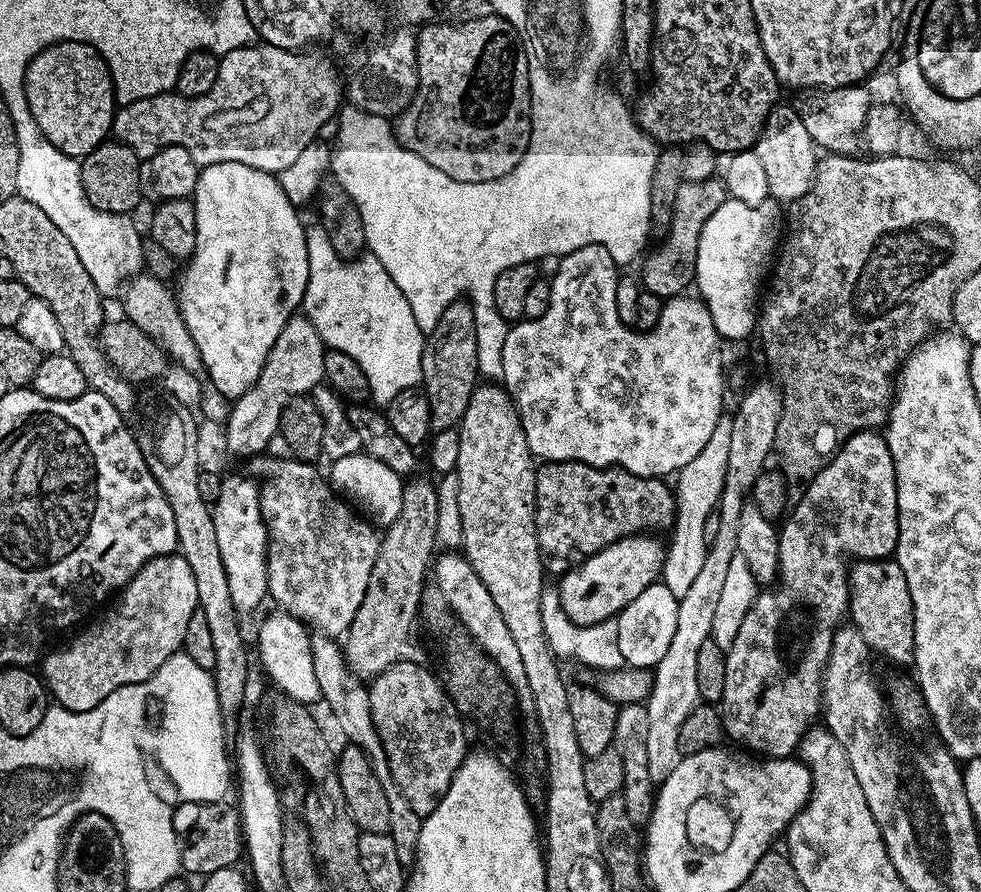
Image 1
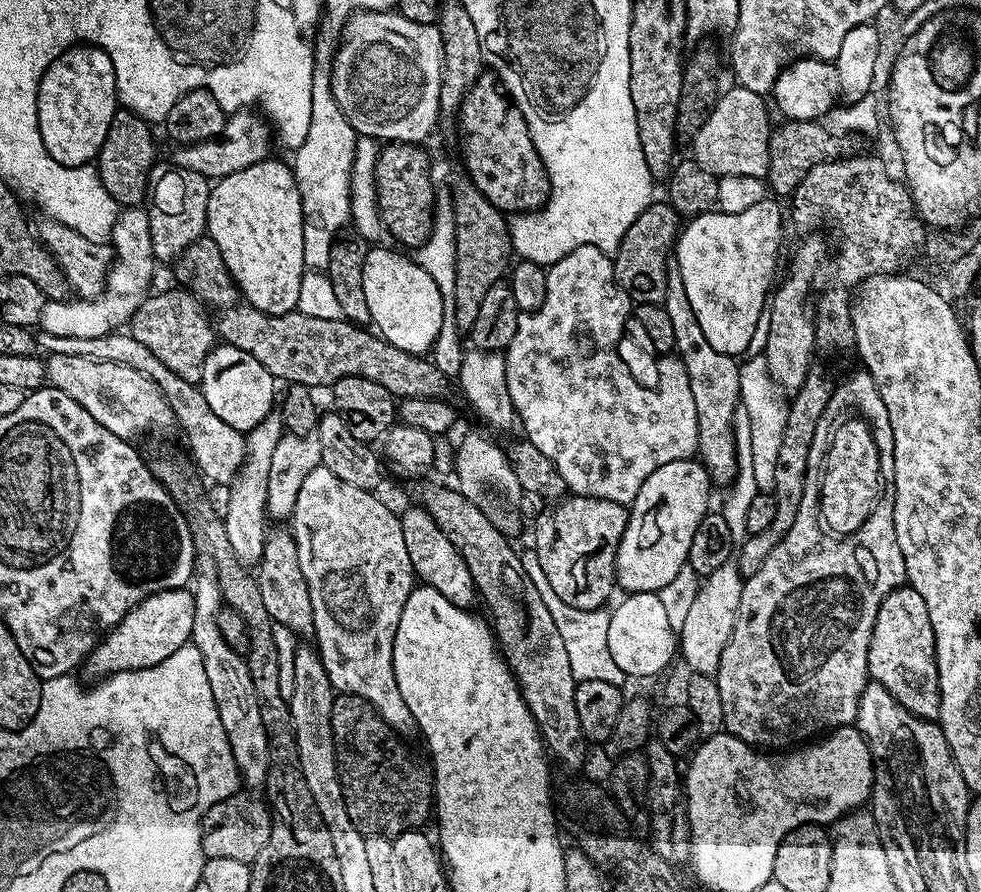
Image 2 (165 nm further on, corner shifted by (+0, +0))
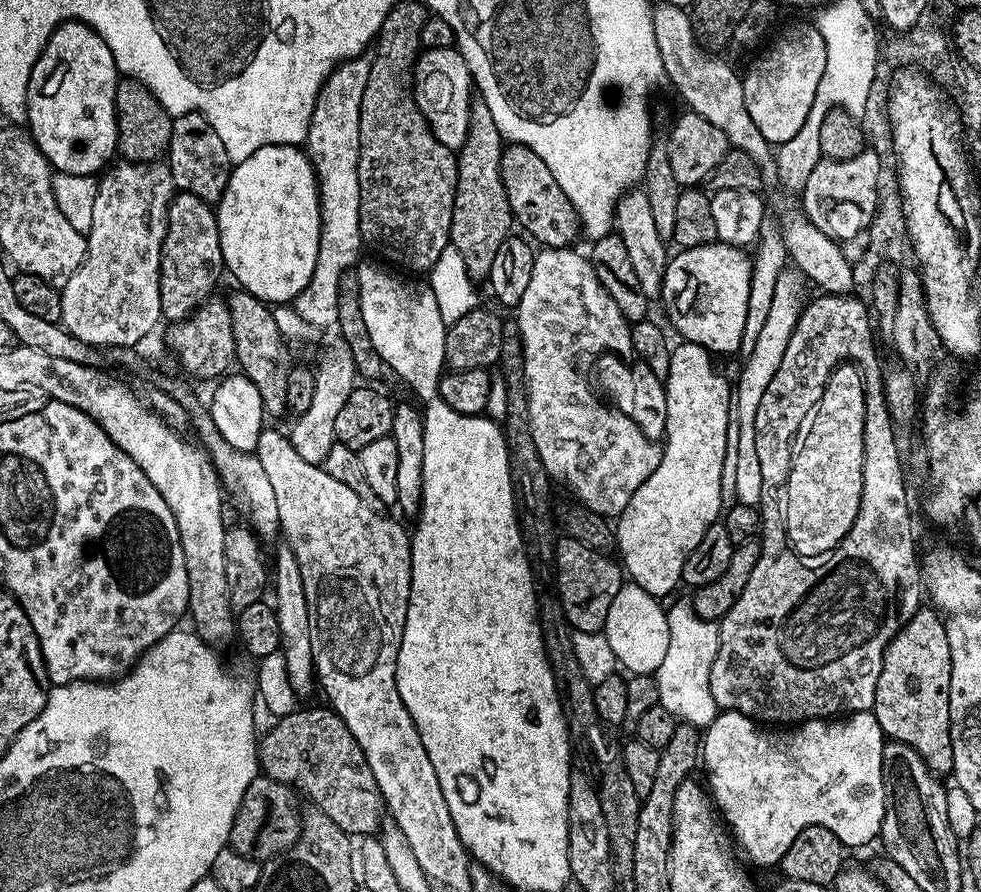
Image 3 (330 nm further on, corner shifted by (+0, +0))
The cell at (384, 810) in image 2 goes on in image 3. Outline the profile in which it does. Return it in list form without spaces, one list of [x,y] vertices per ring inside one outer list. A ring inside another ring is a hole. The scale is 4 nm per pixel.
[[[323,707],[304,711],[301,709],[279,717],[274,722],[276,724],[265,737],[264,735],[261,737],[257,745],[257,760],[260,763],[260,769],[263,775],[270,777],[271,780],[294,787],[299,793],[304,792],[312,800],[310,802],[320,808],[349,837],[371,837],[383,825],[382,818],[384,819],[386,812],[383,796],[377,790],[373,771],[366,764],[365,755],[358,746],[357,740],[350,734],[349,728],[331,707]]]

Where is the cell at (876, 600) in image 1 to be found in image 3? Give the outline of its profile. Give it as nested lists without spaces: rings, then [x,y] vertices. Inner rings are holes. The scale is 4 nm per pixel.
[[[921,606],[889,642],[870,710],[889,741],[897,740],[910,746],[923,758],[931,772],[951,773],[954,750],[950,726],[950,642],[946,638],[946,626],[941,613],[935,607]]]

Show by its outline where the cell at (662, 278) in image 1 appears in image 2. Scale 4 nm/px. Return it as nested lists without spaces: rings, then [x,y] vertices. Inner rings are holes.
[[[667,202],[649,204],[638,218],[634,218],[634,226],[626,230],[618,250],[612,256],[612,269],[618,286],[627,294],[629,301],[636,304],[663,304],[668,285],[668,270],[674,245],[682,229],[682,217]]]

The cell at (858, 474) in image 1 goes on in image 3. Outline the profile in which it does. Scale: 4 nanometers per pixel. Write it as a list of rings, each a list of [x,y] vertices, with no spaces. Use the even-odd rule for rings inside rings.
[[[825,293],[817,295],[818,298],[812,299],[803,307],[802,314],[799,316],[795,330],[790,337],[788,347],[782,358],[782,363],[780,368],[776,371],[774,378],[770,381],[770,385],[766,388],[764,396],[762,396],[762,402],[758,406],[758,412],[756,412],[756,420],[754,426],[754,444],[756,445],[756,453],[758,455],[758,461],[760,463],[760,469],[762,473],[762,482],[768,482],[772,480],[772,468],[788,468],[788,450],[790,450],[790,434],[792,434],[792,426],[796,424],[796,420],[800,420],[800,416],[808,410],[808,396],[810,392],[818,390],[818,384],[826,384],[824,378],[824,372],[828,372],[828,368],[834,364],[834,360],[838,360],[840,356],[846,356],[855,360],[858,365],[858,369],[861,371],[861,376],[864,379],[864,401],[866,402],[866,418],[864,419],[864,465],[862,466],[862,502],[860,503],[860,509],[858,510],[858,518],[854,518],[854,526],[850,526],[850,530],[844,536],[840,536],[839,540],[832,545],[828,545],[825,549],[821,549],[820,552],[806,553],[802,552],[800,548],[796,548],[796,540],[791,538],[790,532],[787,531],[783,534],[783,538],[779,540],[775,534],[771,533],[772,520],[768,518],[762,520],[762,543],[760,545],[760,557],[758,562],[754,566],[754,574],[750,574],[750,582],[746,582],[746,590],[742,590],[742,594],[738,598],[738,602],[734,602],[734,606],[730,606],[730,610],[724,616],[723,620],[719,621],[720,625],[720,645],[718,646],[718,654],[714,658],[714,666],[710,670],[710,694],[714,694],[714,702],[716,703],[717,709],[723,710],[725,712],[740,712],[744,716],[749,716],[752,720],[757,722],[764,722],[763,720],[769,720],[769,725],[772,726],[799,726],[804,723],[805,720],[823,720],[825,718],[836,718],[841,714],[851,714],[854,712],[866,712],[871,709],[872,703],[874,702],[874,694],[876,693],[876,687],[878,686],[878,674],[882,674],[882,666],[884,665],[884,652],[888,649],[888,644],[891,640],[896,637],[896,633],[899,632],[902,625],[905,624],[922,606],[922,564],[918,559],[918,552],[916,556],[916,540],[912,537],[912,512],[908,509],[908,504],[904,499],[907,498],[908,492],[904,489],[904,464],[902,461],[902,453],[898,450],[898,446],[895,445],[895,436],[898,431],[897,425],[894,423],[890,410],[888,409],[888,403],[886,402],[885,392],[884,392],[884,382],[886,379],[885,373],[882,371],[880,373],[880,358],[876,350],[876,344],[874,342],[874,334],[872,332],[872,324],[870,322],[870,312],[866,305],[868,305],[863,299],[852,295],[843,293]]]

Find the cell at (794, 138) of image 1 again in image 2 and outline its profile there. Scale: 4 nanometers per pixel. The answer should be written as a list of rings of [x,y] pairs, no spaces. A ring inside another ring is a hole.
[[[732,86],[716,101],[703,123],[697,136],[690,145],[691,155],[710,170],[715,176],[730,174],[746,174],[747,176],[767,177],[770,150],[768,143],[774,131],[774,123],[768,117],[765,97],[754,94],[754,90],[746,90]]]

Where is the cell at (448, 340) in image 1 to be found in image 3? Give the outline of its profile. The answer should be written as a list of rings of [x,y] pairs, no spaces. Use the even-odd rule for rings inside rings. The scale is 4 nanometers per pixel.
[[[479,98],[473,99],[468,137],[456,157],[457,188],[454,190],[453,224],[450,226],[451,245],[462,256],[466,273],[473,282],[487,281],[498,246],[502,246],[514,228],[514,217],[500,173],[505,147],[506,140],[494,122],[492,108]]]

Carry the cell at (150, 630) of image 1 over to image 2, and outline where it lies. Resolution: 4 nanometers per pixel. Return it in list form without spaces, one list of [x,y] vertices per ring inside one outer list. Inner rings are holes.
[[[187,587],[174,590],[162,590],[158,594],[150,594],[122,622],[101,640],[100,645],[84,659],[82,672],[93,676],[99,682],[105,676],[113,676],[119,672],[142,670],[150,666],[158,666],[174,650],[178,650],[192,639],[194,630],[194,598]]]

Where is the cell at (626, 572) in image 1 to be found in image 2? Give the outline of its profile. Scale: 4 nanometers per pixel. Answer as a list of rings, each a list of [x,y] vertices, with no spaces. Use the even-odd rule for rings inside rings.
[[[689,458],[678,462],[666,462],[666,466],[658,466],[646,482],[642,482],[642,490],[632,499],[628,513],[628,525],[622,534],[622,542],[616,555],[616,582],[625,593],[655,592],[669,585],[679,571],[688,563],[688,551],[693,541],[694,532],[703,516],[710,511],[708,495],[714,489],[714,481],[708,475],[708,469],[699,459]]]

